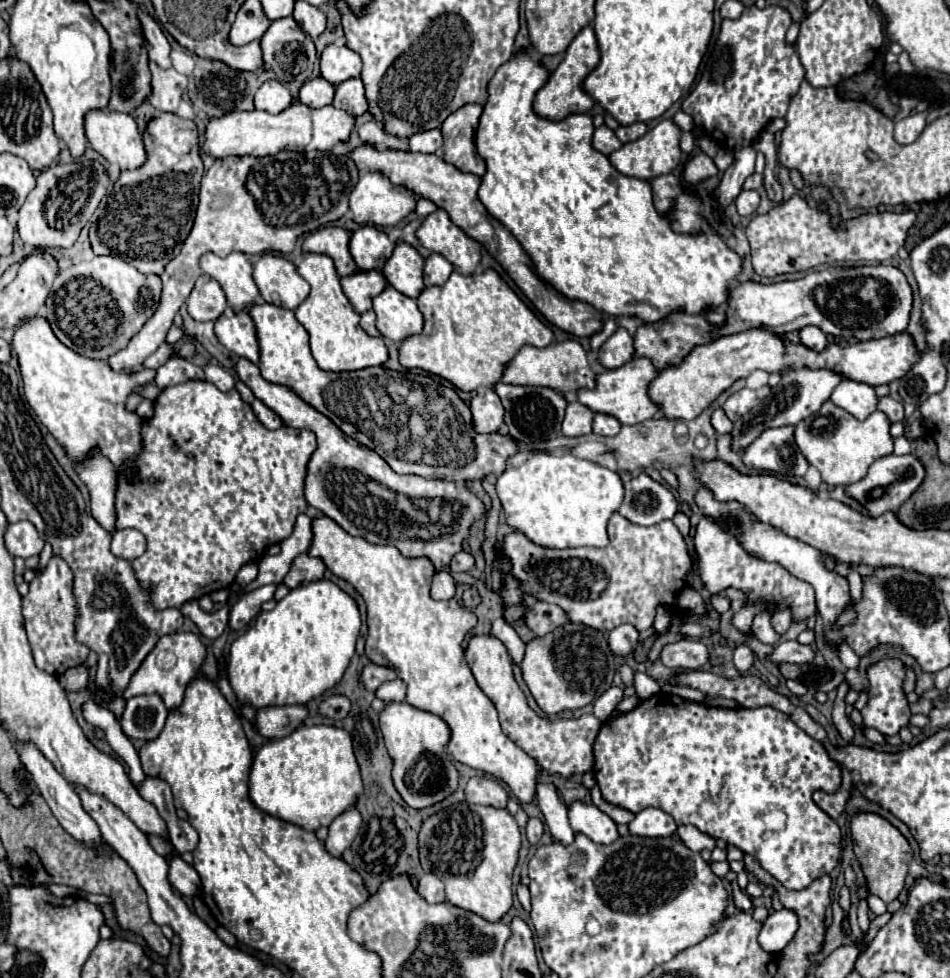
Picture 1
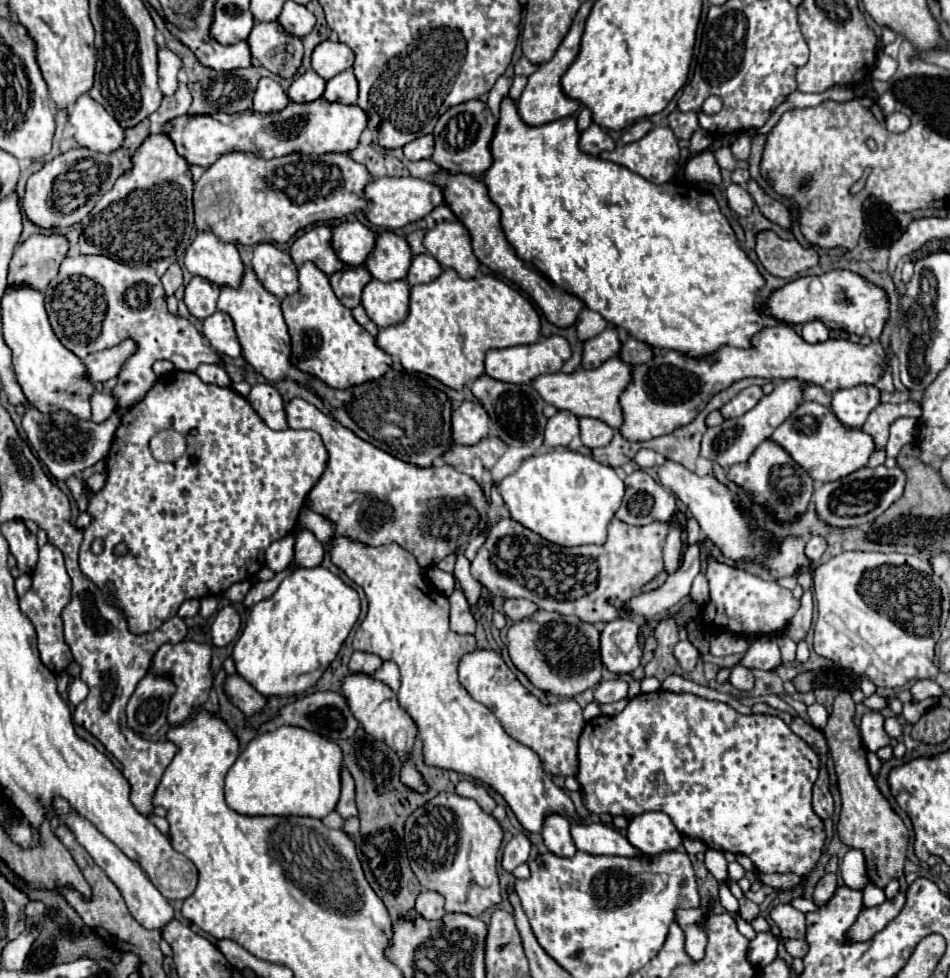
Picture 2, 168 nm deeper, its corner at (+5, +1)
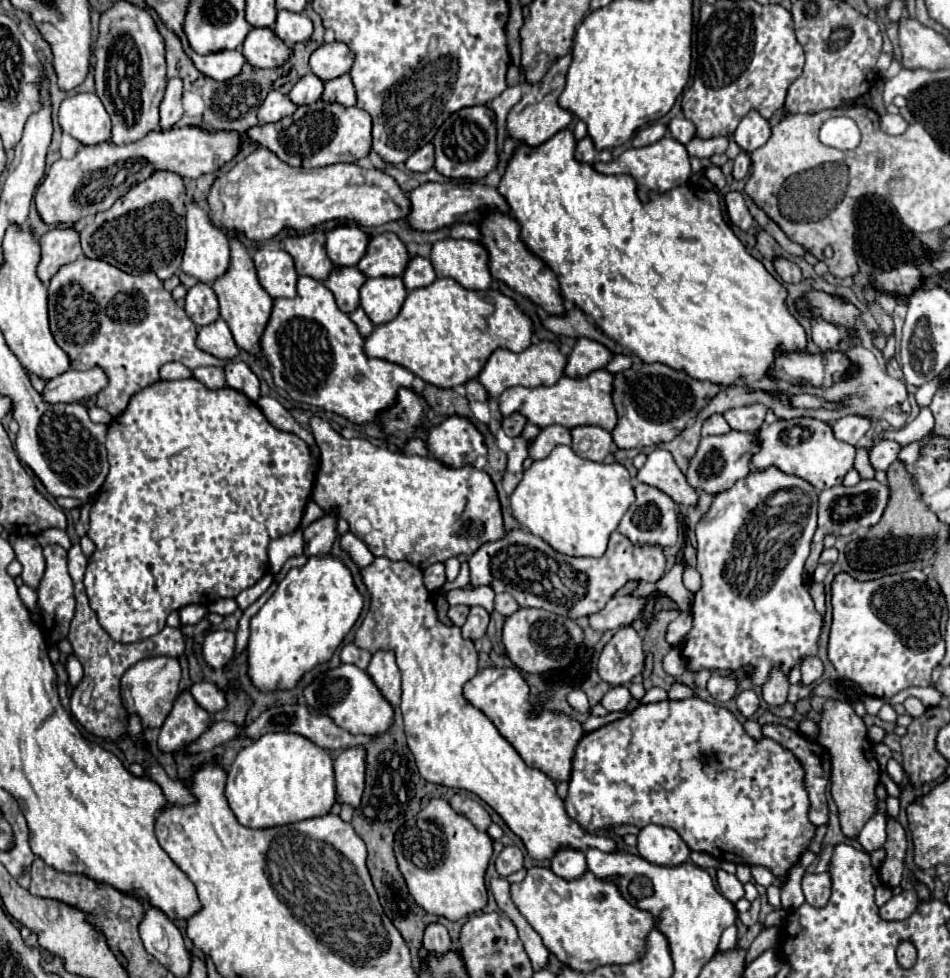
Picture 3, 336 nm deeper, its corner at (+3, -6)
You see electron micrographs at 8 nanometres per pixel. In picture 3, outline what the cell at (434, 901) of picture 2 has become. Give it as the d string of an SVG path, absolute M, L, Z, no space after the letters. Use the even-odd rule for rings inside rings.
M433 923L425 929L425 939L423 939L423 947L433 953L435 957L441 957L445 953L449 953L453 949L453 941L447 933L447 929L441 923Z

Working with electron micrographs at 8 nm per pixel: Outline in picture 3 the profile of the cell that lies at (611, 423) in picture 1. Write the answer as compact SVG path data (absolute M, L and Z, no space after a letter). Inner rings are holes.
M585 425L585 427L573 427L571 429L571 449L589 461L603 461L611 447L613 447L613 439L611 433L605 429L599 429L595 425Z

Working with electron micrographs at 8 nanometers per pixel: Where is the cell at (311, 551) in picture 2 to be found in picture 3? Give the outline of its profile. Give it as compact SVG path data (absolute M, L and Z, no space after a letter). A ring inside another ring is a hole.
M327 511L321 519L305 527L305 543L307 543L305 555L313 557L313 555L329 553L335 537L337 537L337 513Z

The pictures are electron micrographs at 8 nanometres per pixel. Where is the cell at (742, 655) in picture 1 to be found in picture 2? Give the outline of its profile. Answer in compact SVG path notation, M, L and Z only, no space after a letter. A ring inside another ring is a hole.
M735 664L735 666L731 668L729 682L731 682L737 690L751 690L751 688L753 688L753 674L751 674L745 666Z

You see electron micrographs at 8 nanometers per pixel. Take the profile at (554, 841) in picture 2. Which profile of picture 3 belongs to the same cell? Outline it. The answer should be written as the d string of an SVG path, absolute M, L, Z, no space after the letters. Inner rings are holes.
M561 849L553 859L551 859L551 871L567 881L579 879L587 873L587 863L585 855L575 849Z

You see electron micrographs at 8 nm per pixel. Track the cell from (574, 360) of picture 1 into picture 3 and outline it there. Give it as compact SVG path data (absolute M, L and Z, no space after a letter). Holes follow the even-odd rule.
M539 341L529 345L525 351L521 353L513 353L509 349L497 349L491 353L491 357L487 359L485 367L481 369L481 373L477 375L477 381L485 387L489 399L489 407L491 407L491 421L489 421L489 431L495 437L497 431L501 429L501 421L497 421L497 397L515 385L523 385L523 387L539 387L539 385L555 385L555 381L559 381L559 377L563 375L563 369L567 365L567 359L559 353L559 349L551 343L551 341Z

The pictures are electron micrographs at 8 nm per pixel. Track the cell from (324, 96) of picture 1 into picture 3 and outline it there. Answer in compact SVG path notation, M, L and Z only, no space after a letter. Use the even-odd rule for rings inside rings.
M307 73L295 83L295 87L289 93L289 99L295 105L313 105L315 101L321 99L321 93L323 93L323 81L313 73Z

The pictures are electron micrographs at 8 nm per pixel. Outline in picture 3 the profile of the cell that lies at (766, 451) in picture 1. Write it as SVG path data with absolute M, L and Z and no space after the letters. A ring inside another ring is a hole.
M769 467L763 473L749 473L743 481L737 481L727 493L719 493L719 497L715 497L711 509L703 515L703 519L697 523L695 533L697 533L697 565L695 569L701 575L701 589L695 593L693 597L693 605L691 605L691 613L693 613L693 627L691 631L683 637L683 645L681 645L681 653L687 659L687 669L691 673L709 669L709 671L737 671L741 667L751 667L749 671L749 679L755 685L763 685L769 679L769 671L773 669L773 665L779 665L779 669L789 675L791 669L801 667L803 659L817 655L817 641L819 641L819 633L821 633L821 615L815 611L813 599L803 583L803 565L809 557L809 549L811 549L811 539L815 535L817 529L817 491L813 485L809 485L807 481L799 479L799 477L791 477L775 467Z

